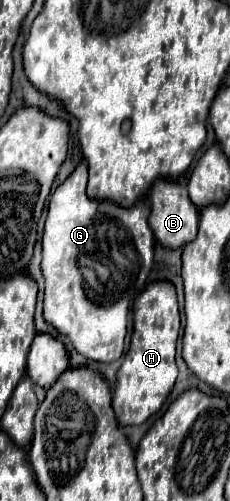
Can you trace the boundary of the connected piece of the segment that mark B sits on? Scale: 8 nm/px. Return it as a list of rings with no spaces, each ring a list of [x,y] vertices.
[[[161,179],[153,185],[151,189],[151,215],[149,215],[149,227],[155,235],[155,239],[165,247],[165,249],[179,249],[185,243],[193,241],[197,237],[197,223],[199,223],[199,211],[193,207],[189,201],[189,195],[185,187]]]

